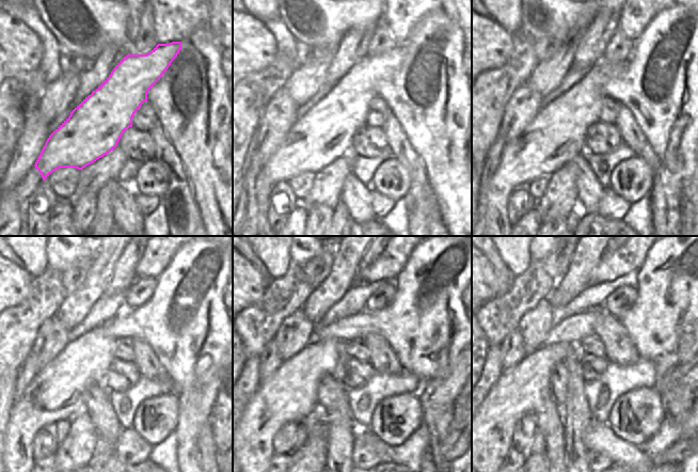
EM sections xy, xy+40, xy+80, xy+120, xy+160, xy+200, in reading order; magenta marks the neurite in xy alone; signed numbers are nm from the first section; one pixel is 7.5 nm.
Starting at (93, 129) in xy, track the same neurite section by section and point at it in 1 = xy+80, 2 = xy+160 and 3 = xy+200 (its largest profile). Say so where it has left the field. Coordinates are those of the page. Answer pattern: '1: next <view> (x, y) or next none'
1: next xy+80 (556, 136)
2: next xy+160 (290, 394)
3: next xy+200 (523, 389)

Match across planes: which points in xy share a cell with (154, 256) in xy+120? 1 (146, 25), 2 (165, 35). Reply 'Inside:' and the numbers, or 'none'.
Inside: 2

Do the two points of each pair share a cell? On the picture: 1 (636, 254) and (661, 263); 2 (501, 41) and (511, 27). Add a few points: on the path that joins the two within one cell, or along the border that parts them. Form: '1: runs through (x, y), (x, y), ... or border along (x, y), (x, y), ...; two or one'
1: border along (651, 247), (645, 262), (637, 269); two
2: border along (489, 15), (511, 33); two

